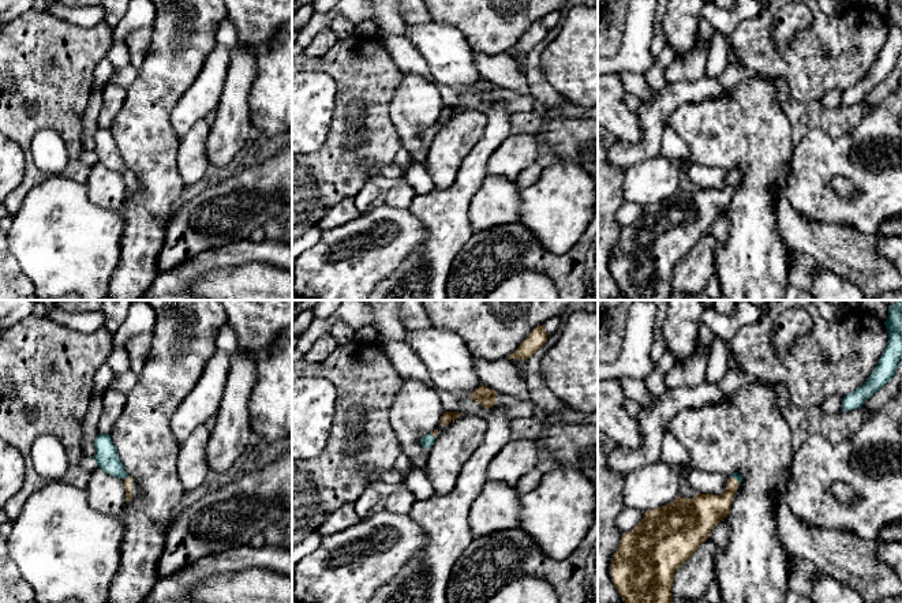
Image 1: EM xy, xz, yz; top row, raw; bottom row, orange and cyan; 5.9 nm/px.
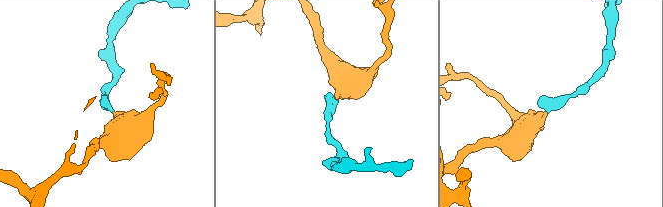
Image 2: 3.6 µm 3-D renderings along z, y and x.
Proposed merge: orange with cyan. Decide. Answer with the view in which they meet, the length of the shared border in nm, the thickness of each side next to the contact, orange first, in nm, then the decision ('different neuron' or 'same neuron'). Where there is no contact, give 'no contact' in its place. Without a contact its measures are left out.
meets orange in xy; contact 40 nm long; 50 nm thick on the orange side, 140 nm on the other; same neuron

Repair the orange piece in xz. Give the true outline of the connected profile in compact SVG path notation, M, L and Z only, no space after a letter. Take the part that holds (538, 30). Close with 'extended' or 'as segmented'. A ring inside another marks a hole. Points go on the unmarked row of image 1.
M543 20L535 22L520 41L509 50L512 53L528 55L547 34Z; as segmented

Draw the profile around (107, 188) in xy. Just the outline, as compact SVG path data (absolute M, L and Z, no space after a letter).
M97 162L90 168L86 180L90 201L111 210L120 210L126 198L124 173L112 171Z

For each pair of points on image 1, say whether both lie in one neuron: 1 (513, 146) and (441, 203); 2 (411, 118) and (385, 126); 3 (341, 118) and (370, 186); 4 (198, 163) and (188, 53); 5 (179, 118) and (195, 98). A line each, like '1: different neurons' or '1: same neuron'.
1: different neurons
2: different neurons
3: different neurons
4: different neurons
5: same neuron

